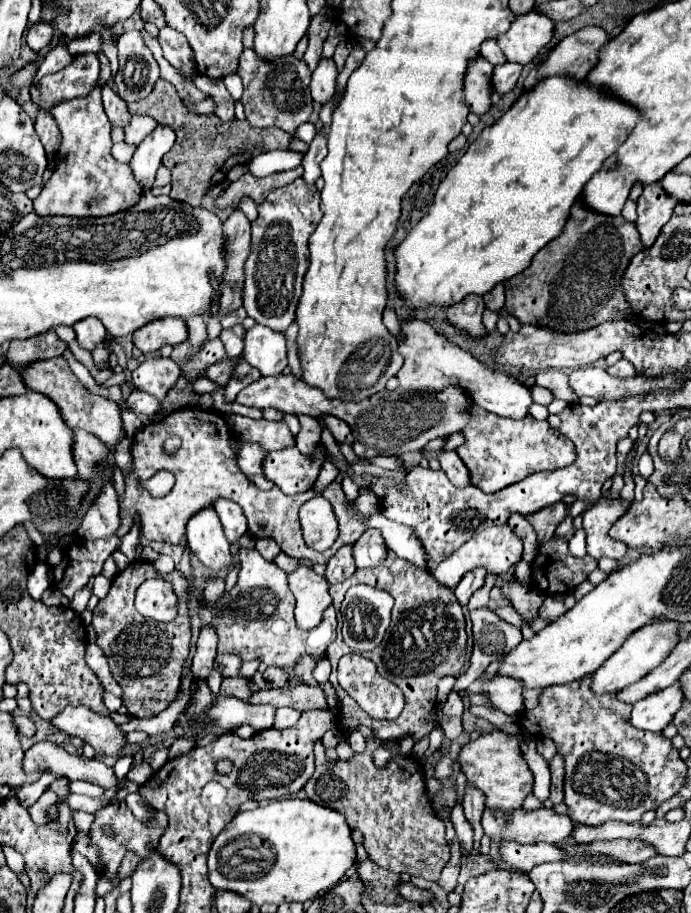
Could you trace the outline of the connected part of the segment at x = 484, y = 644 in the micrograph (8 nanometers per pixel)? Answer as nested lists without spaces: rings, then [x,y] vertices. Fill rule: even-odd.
[[[488,606],[470,612],[472,632],[474,632],[474,652],[470,658],[470,668],[458,676],[454,690],[466,690],[476,678],[482,676],[484,668],[506,656],[522,640],[516,626],[498,618]]]

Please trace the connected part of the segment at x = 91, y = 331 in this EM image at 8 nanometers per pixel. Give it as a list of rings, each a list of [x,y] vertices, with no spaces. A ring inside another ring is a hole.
[[[92,318],[92,320],[80,320],[80,324],[74,324],[72,328],[76,332],[76,340],[78,340],[80,348],[86,348],[90,352],[106,338],[104,326],[96,318]]]

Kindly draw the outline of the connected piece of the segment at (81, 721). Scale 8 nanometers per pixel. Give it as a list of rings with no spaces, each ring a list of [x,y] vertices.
[[[68,706],[64,712],[60,712],[60,716],[52,720],[52,724],[68,736],[80,736],[82,740],[92,744],[96,754],[104,754],[106,758],[114,754],[120,756],[128,742],[126,734],[116,722],[112,722],[112,718],[98,716],[84,706]]]

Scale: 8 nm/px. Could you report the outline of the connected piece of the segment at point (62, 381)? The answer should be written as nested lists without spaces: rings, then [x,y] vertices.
[[[52,358],[52,360],[44,360],[44,362],[34,362],[32,366],[20,370],[24,376],[24,382],[28,388],[46,394],[50,400],[56,402],[56,406],[62,412],[64,422],[68,422],[68,426],[72,430],[86,430],[90,434],[94,434],[96,438],[100,438],[106,446],[114,448],[122,436],[124,436],[124,424],[122,424],[122,416],[120,416],[120,408],[116,402],[90,394],[80,380],[72,374],[68,362],[64,358]]]

